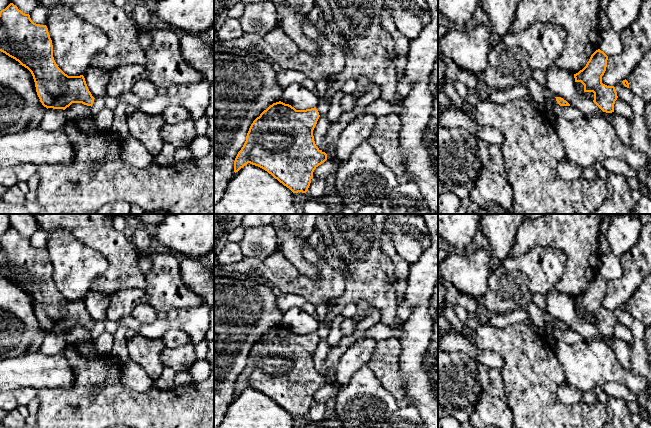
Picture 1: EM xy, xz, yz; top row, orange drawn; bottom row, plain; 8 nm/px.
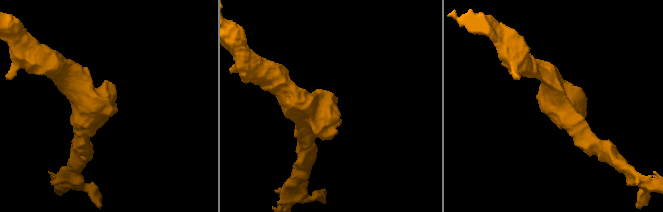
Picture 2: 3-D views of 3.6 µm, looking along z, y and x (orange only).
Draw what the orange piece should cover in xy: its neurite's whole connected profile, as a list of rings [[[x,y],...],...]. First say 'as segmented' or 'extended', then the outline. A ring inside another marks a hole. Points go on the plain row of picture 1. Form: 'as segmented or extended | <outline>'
as segmented | [[[13,227],[0,235],[0,275],[31,296],[40,326],[47,333],[65,334],[72,327],[92,331],[95,322],[89,315],[84,300],[68,300],[56,288],[47,250],[34,247],[29,238],[23,237]]]

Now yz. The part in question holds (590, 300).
as segmented | [[[600,273],[596,274],[590,281],[586,290],[574,298],[575,306],[584,309],[584,316],[593,316],[593,326],[606,337],[614,336],[614,328],[617,324],[617,316],[614,310],[602,307],[602,300],[607,291],[608,280]]]

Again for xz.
as segmented | [[[281,325],[273,327],[251,348],[246,365],[234,385],[234,396],[248,387],[258,390],[293,417],[306,417],[314,394],[327,384],[327,378],[315,368],[313,354],[320,339],[316,331],[296,334]]]

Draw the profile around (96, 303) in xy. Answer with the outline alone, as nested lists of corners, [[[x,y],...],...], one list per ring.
[[[91,290],[83,300],[94,322],[107,320],[106,310],[110,302],[110,296]]]

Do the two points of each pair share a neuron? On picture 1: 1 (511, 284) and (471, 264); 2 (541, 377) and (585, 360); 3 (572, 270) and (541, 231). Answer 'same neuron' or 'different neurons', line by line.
1: different neurons
2: different neurons
3: same neuron

